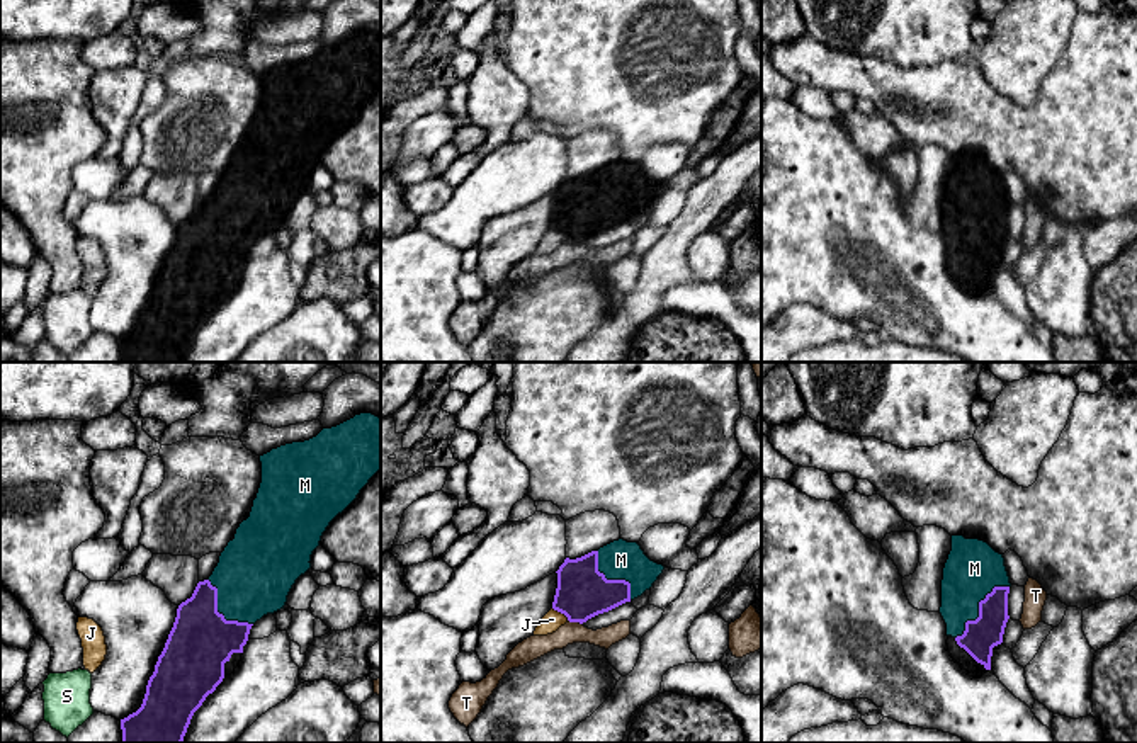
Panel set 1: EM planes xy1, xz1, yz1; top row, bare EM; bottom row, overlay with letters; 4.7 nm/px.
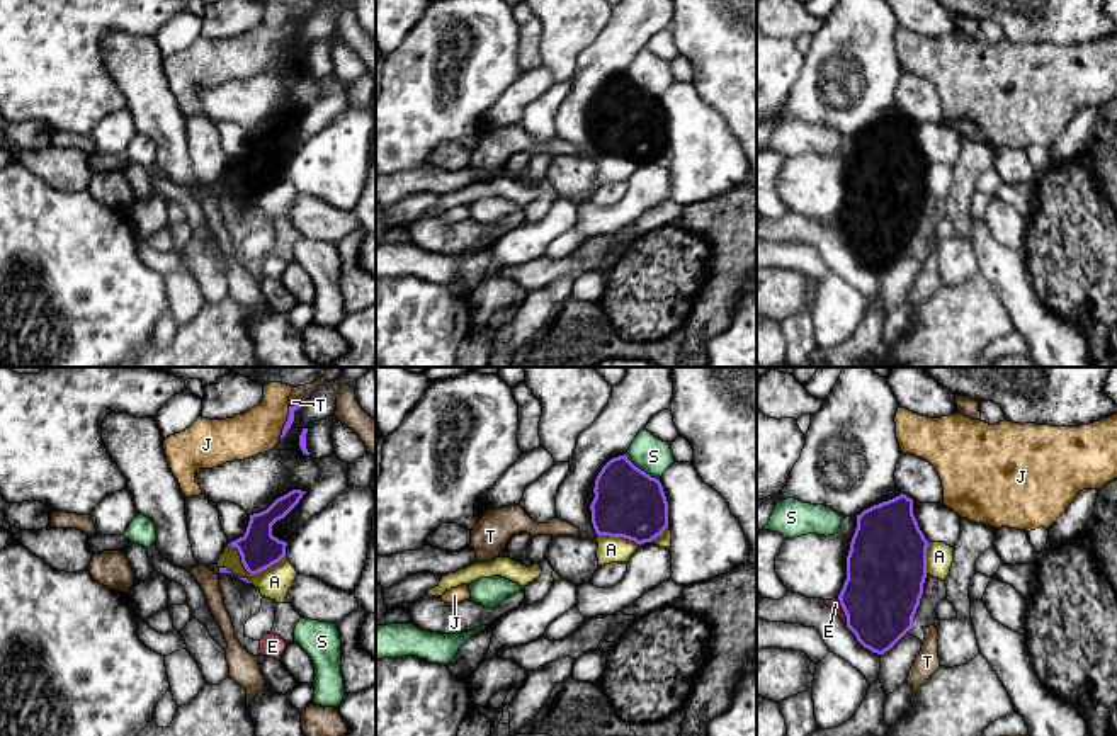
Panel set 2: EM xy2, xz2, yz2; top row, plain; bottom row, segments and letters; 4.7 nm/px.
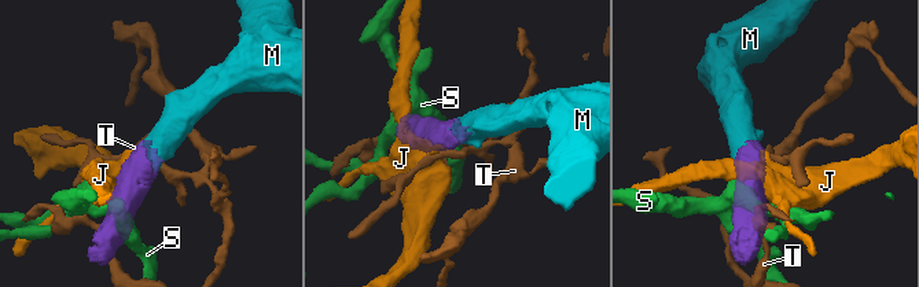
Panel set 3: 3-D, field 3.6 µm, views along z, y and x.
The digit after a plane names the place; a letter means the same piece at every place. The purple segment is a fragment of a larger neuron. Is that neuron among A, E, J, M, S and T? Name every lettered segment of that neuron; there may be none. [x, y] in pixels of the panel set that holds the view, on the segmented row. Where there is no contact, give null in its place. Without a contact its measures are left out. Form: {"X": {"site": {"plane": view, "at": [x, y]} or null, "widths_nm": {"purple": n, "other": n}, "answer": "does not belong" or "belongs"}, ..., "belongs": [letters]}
{"A": {"site": {"plane": "xy2", "at": [252, 573]}, "widths_nm": {"purple": 190, "other": 150}, "answer": "does not belong"}, "E": {"site": {"plane": "yz2", "at": [844, 611]}, "widths_nm": {"purple": 360, "other": 50}, "answer": "does not belong"}, "J": {"site": {"plane": "xy2", "at": [286, 422]}, "widths_nm": {"purple": 30, "other": 220}, "answer": "does not belong"}, "M": {"site": {"plane": "yz1", "at": [979, 609]}, "widths_nm": {"purple": 160, "other": 260}, "answer": "belongs"}, "S": {"site": {"plane": "xz2", "at": [640, 469]}, "widths_nm": {"purple": 320, "other": 170}, "answer": "does not belong"}, "T": {"site": {"plane": "xz1", "at": [576, 621]}, "widths_nm": {"purple": 240, "other": 110}, "answer": "does not belong"}, "belongs": ["M"]}

